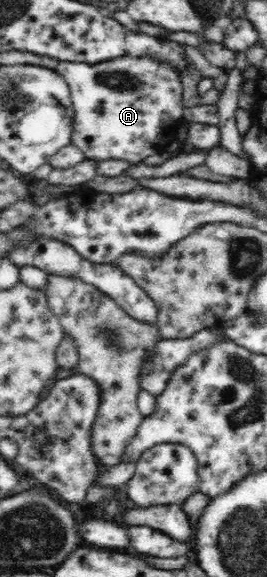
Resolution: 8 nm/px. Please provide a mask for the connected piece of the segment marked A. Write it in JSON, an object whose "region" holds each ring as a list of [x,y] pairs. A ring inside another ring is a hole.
{"region":[[[121,57],[107,61],[107,64],[77,64],[61,62],[57,68],[67,82],[73,110],[73,133],[71,143],[77,145],[87,159],[98,161],[119,159],[137,165],[148,156],[163,150],[163,134],[177,129],[183,120],[181,74],[147,57]]]}

